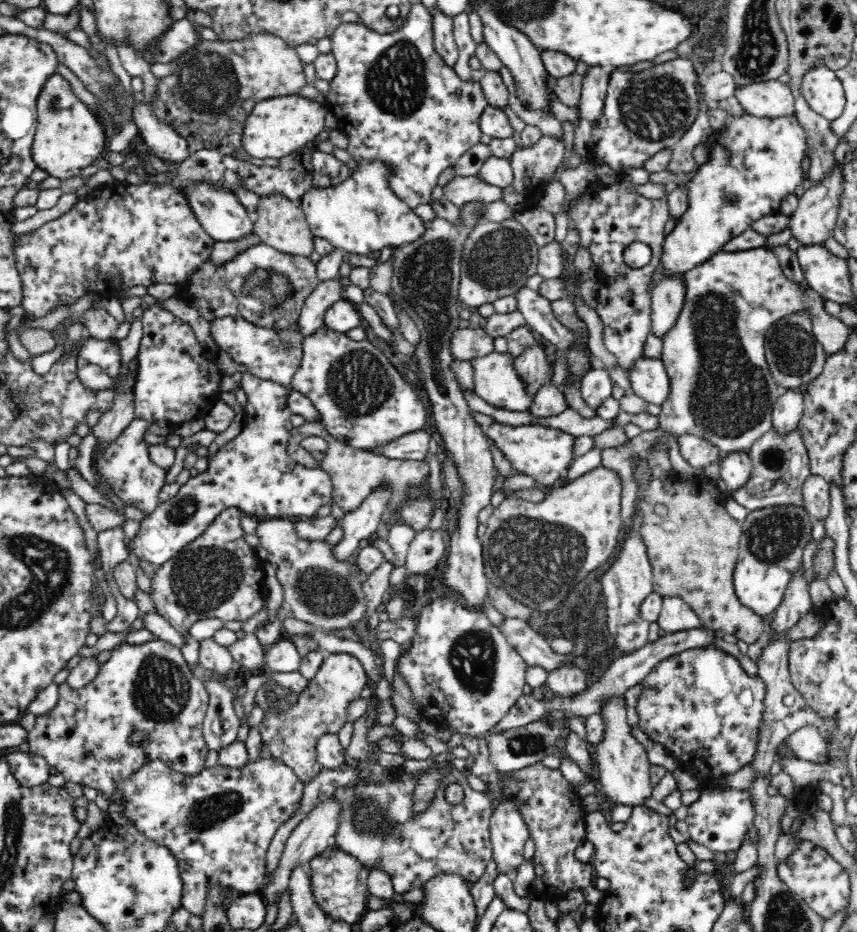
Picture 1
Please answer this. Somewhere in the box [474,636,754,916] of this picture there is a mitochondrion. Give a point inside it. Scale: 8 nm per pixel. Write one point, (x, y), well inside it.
(523, 744)

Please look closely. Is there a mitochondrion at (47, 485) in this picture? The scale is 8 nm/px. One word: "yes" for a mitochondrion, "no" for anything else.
no

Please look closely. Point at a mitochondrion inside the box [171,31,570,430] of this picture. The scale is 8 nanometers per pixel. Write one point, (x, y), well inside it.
(428, 274)

